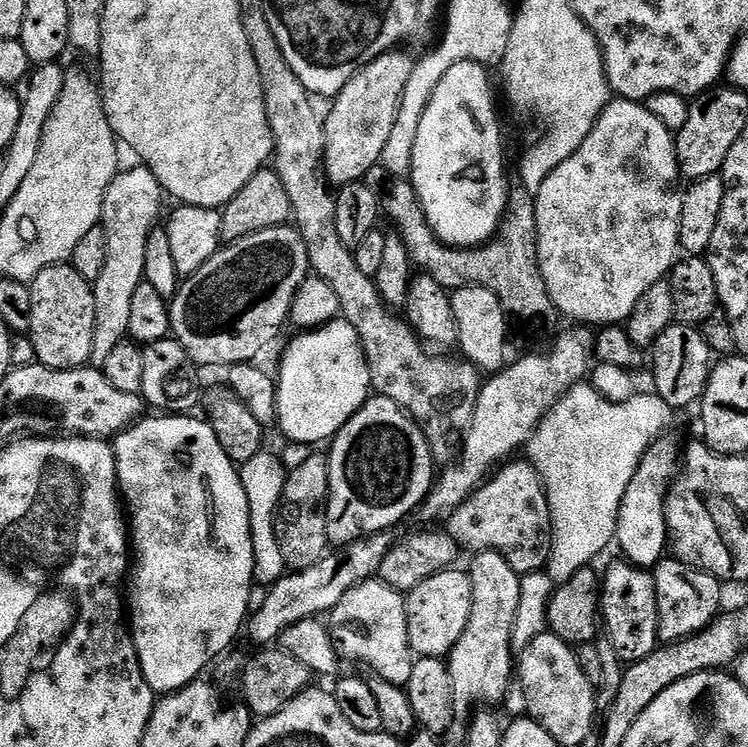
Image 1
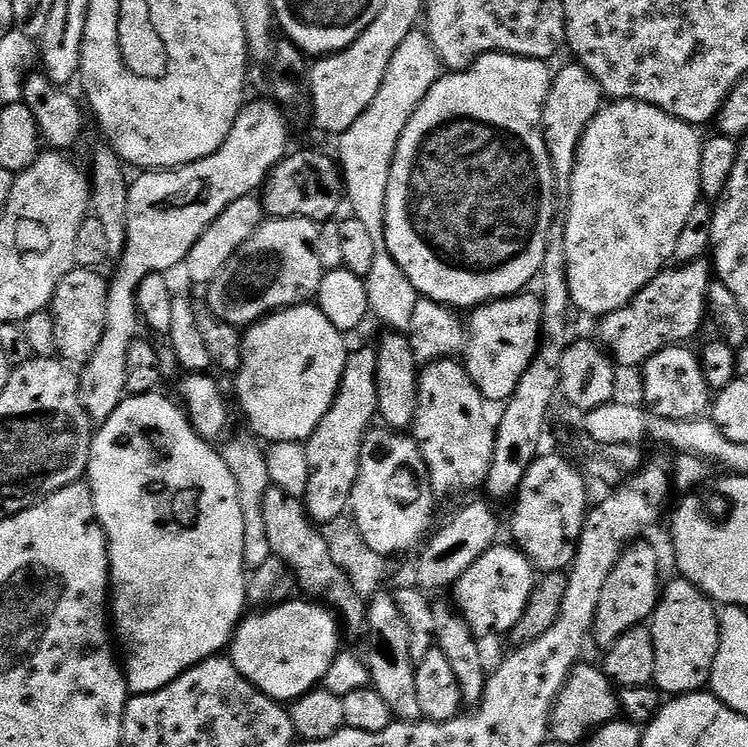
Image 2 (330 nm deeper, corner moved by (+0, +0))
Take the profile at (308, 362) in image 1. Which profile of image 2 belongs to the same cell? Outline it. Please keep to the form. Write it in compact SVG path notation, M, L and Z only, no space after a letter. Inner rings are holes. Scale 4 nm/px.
M315 303L281 308L280 311L256 321L243 333L240 367L234 376L236 396L240 399L240 408L244 411L249 426L253 428L251 431L264 442L307 442L334 402L349 355L343 335Z

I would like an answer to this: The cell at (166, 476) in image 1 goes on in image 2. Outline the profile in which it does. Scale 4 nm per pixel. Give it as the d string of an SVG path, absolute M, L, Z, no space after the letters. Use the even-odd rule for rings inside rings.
M154 391L149 392L147 396L128 396L121 400L119 406L95 429L86 473L86 483L92 491L92 505L96 511L95 521L108 540L110 620L114 625L115 635L117 632L121 642L124 643L122 671L128 682L128 691L132 694L156 692L180 676L185 669L223 653L229 647L237 624L245 615L244 604L249 603L246 567L243 560L243 518L238 483L234 480L234 475L230 474L221 453L193 430L183 407L175 403L172 405L166 397L160 395L159 391Z

